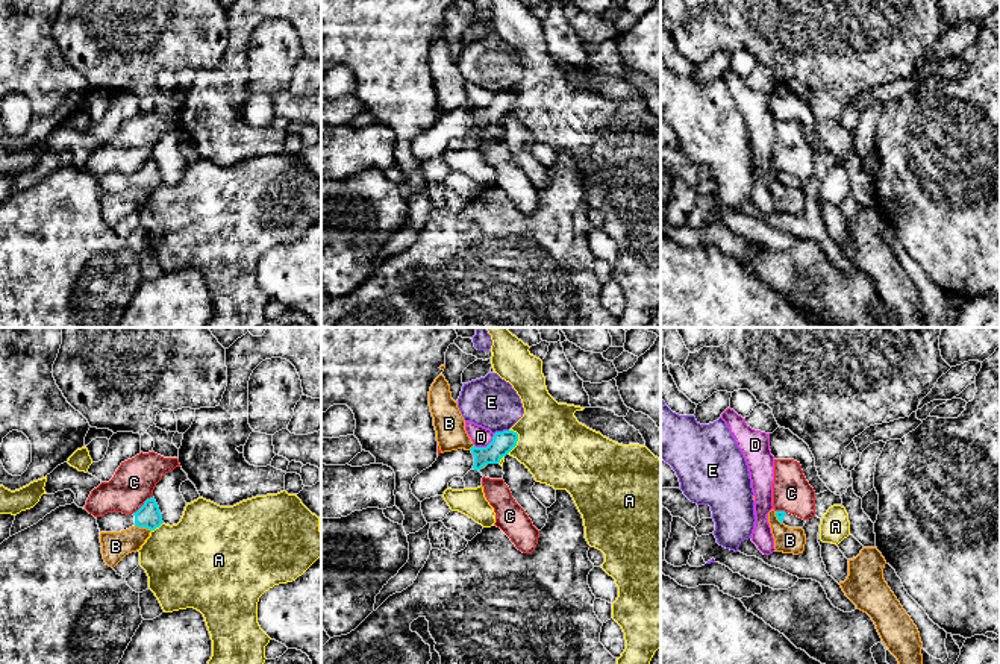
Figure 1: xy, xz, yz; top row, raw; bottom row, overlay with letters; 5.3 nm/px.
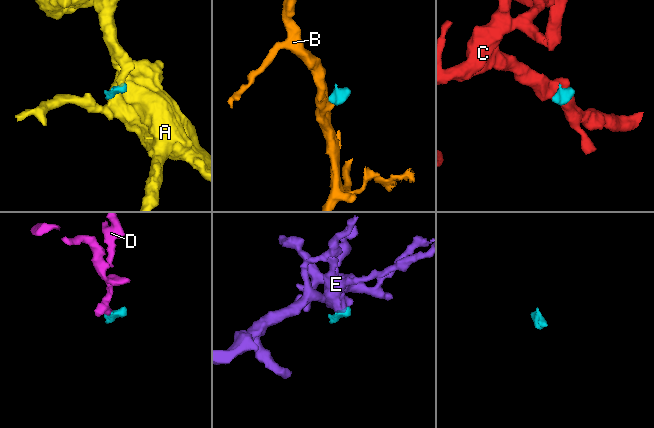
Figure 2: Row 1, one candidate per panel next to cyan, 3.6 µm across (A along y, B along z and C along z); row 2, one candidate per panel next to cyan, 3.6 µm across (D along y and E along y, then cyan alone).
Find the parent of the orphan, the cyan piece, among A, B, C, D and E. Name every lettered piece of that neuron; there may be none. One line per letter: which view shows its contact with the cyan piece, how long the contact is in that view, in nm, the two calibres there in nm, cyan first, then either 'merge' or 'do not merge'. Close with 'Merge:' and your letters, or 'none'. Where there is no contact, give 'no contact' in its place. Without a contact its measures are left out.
A: xz | 140 nm | 120/380 nm | do not merge
B: xy | 90 nm | 130/150 nm | do not merge
C: xy | 140 nm | 130/220 nm | do not merge
D: xz | 130 nm | 120/110 nm | do not merge
E: xz | 80 nm | 120/280 nm | do not merge
Merge: none

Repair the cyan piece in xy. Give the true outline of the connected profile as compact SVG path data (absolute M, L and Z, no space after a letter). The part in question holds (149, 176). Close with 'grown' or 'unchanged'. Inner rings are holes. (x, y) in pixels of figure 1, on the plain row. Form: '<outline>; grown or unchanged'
M155 158L147 159L144 165L133 174L108 173L95 179L100 193L121 193L132 186L155 191L164 183Z; grown

